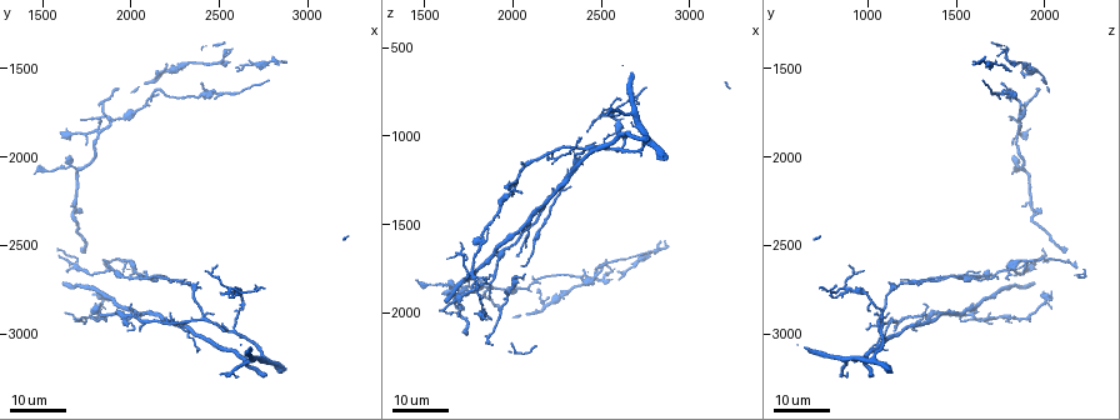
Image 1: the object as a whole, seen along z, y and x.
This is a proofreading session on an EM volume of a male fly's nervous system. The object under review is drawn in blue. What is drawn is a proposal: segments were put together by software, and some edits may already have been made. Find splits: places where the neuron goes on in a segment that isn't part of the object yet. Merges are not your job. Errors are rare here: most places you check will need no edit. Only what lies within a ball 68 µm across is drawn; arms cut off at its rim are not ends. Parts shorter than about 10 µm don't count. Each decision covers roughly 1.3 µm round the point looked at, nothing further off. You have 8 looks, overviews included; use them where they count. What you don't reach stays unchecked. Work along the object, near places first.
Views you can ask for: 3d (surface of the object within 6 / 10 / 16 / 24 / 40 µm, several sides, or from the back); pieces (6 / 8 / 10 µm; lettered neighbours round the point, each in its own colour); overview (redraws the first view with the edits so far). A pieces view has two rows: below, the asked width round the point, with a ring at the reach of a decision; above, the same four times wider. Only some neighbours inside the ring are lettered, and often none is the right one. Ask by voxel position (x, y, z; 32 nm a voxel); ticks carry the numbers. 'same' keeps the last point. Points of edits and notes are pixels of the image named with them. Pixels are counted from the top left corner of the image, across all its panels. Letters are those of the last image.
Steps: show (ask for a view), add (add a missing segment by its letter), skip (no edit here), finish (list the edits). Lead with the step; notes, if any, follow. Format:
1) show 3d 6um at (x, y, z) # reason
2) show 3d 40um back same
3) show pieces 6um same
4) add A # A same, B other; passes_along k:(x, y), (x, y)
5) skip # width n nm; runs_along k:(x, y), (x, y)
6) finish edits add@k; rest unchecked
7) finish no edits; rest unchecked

show 3d 24um at (2040, 2980, 1160) # tapers out

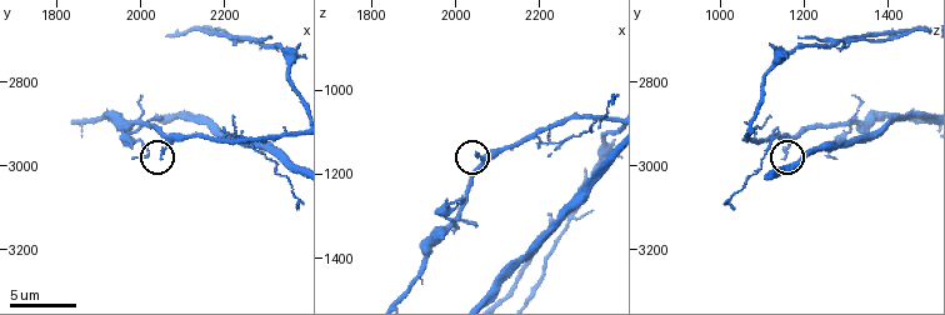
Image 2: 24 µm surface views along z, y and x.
show pieces 10um at (2050, 2990, 1150)

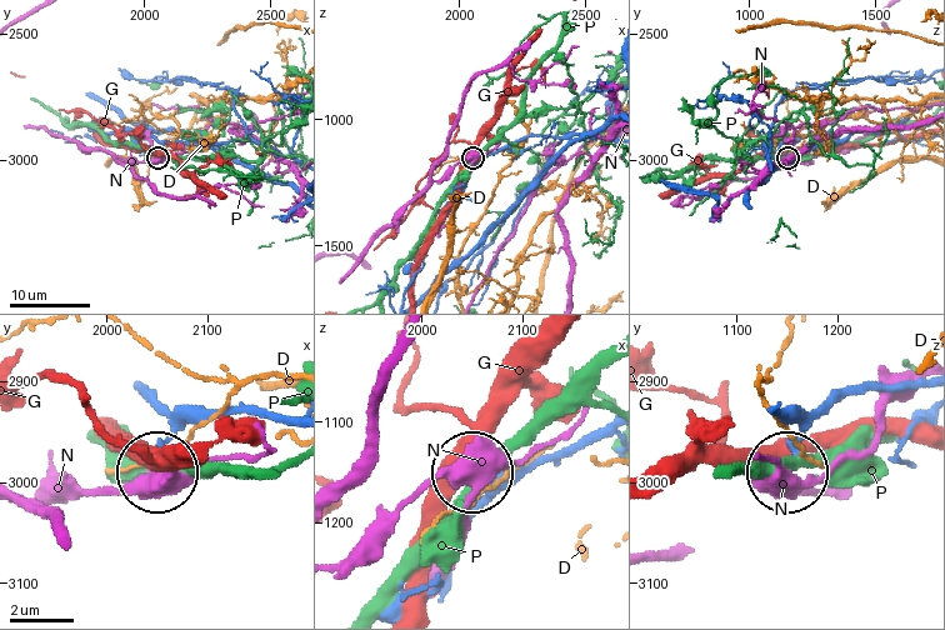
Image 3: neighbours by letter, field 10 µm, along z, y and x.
skip # width 170 nm; D other, G other, N other, P other; runs_along 3:(769, 411), (799, 428), (788, 465); none of them fits

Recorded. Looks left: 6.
show pieces 10um at (2310, 2700, 1200) # thin end

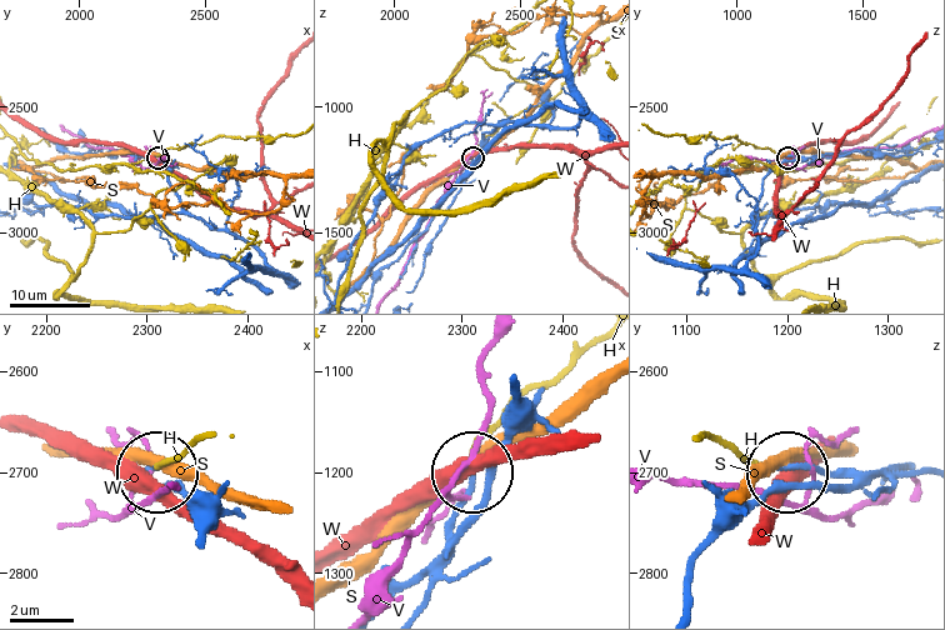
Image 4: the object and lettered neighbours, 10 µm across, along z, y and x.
skip # H other, S other, V other, W other; runs_along 4:(911, 461), (794, 470); none of them fits

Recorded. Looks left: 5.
show 3d 10um at (2045, 2885, 1315) # branch stops here

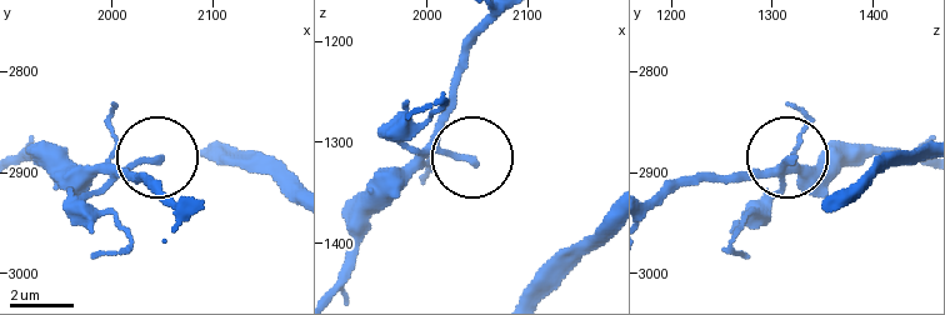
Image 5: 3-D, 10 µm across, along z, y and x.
show pieces 10um at (2046, 2888, 1320)

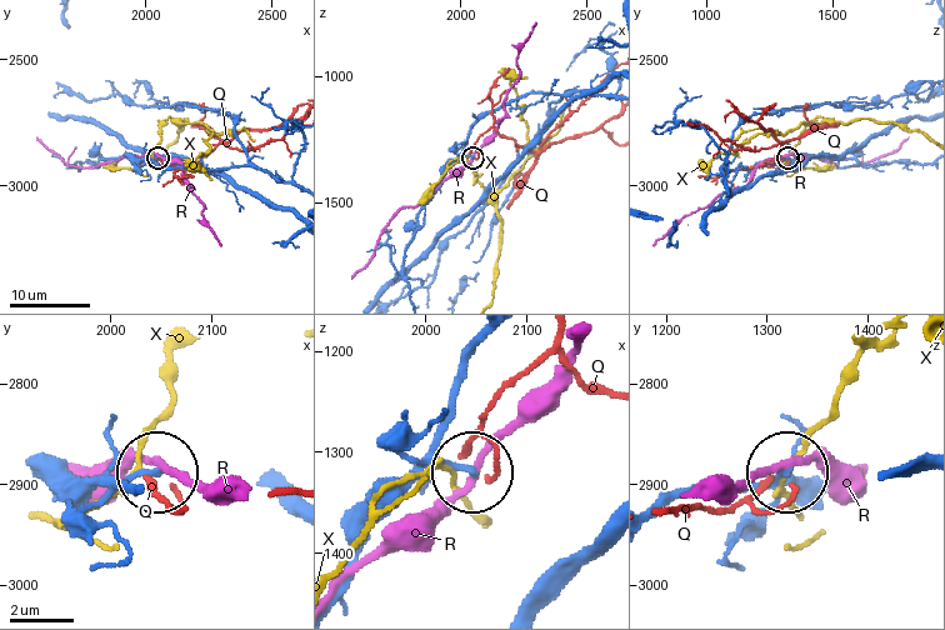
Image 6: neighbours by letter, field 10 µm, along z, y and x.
skip # Q other, R other, X other; runs_along 6:(555, 94), (525, 94), (488, 111), (464, 150), (473, 158); none of them fits

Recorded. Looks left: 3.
show 3d 16um at (1720, 2300, 1960) # branch stops here

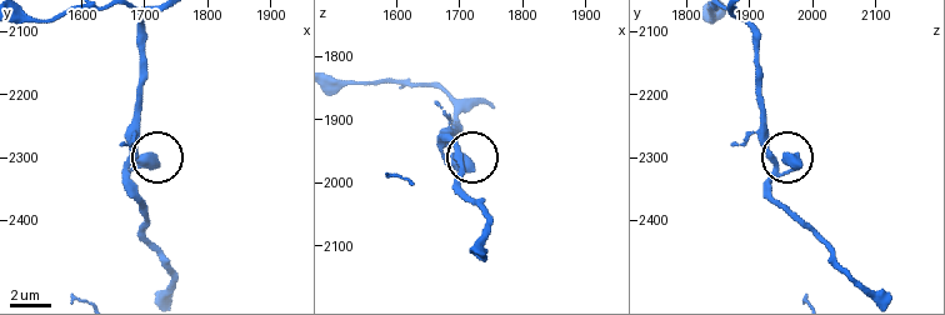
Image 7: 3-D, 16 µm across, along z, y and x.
show pieces 10um at (1715, 2300, 1970)

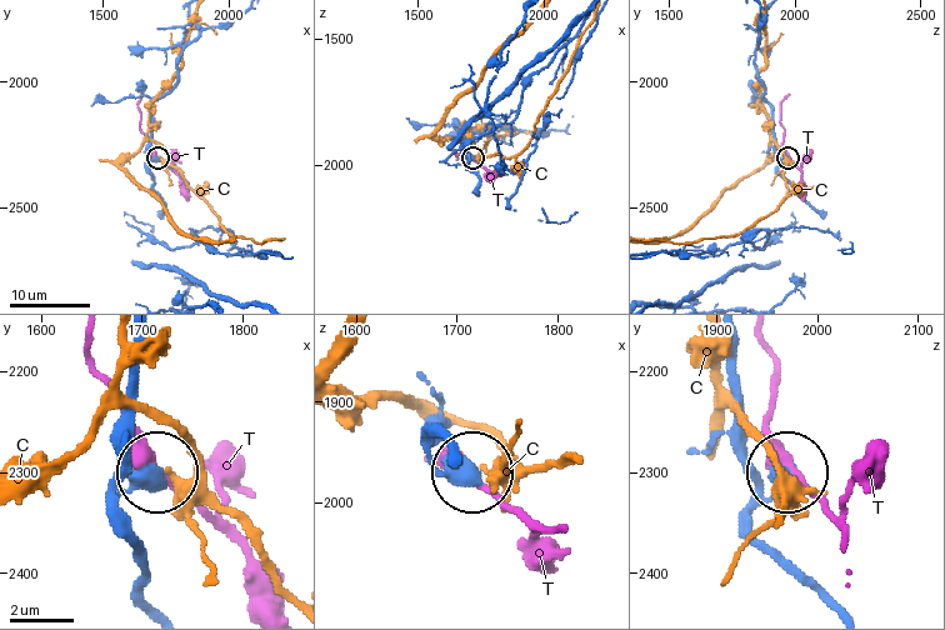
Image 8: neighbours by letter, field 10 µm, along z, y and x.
skip # C other, T other; no lettered segment goes on from it

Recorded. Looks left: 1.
finish no edits; rest unchecked

